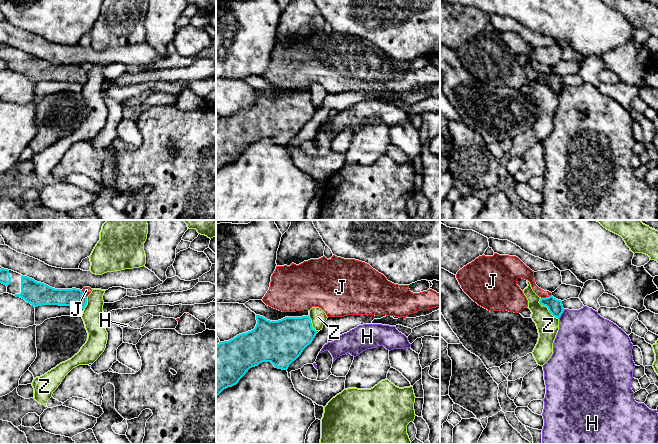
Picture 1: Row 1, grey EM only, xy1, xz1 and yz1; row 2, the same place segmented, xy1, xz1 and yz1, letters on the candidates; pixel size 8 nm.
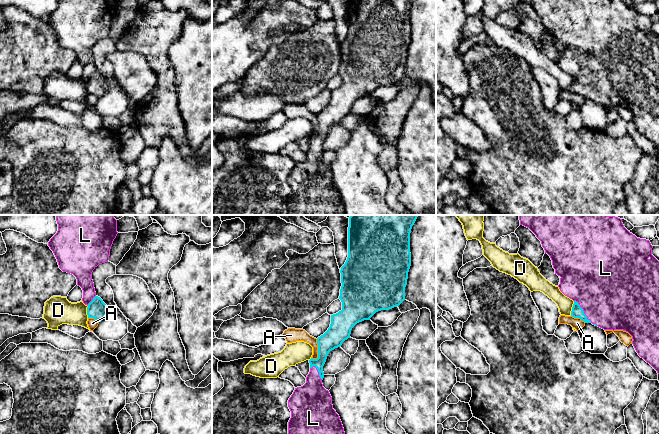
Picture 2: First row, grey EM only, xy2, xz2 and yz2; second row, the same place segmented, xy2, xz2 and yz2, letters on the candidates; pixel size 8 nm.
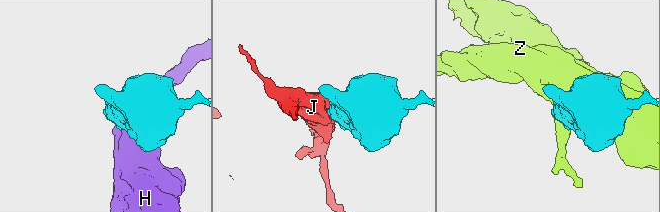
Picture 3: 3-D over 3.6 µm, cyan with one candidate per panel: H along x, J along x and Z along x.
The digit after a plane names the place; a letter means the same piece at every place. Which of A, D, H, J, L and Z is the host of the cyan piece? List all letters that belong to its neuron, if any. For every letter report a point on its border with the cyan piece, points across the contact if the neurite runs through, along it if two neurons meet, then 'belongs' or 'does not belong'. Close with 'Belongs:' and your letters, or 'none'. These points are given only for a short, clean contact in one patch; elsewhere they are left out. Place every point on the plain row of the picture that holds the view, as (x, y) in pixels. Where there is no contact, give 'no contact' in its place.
A: contact xz2 (318, 126); border xz2 (317, 115), (317, 133), (313, 135); does not belong
D: contact yz2 (572, 84); border yz2 (574, 77), (570, 91); does not belong
H: contact yz1 (561, 89); border yz1 (564, 85), (558, 94); does not belong
J: contact yz1 (546, 73); does not belong
L: contact yz2 (583, 87); way yz2 (577, 88), (583, 87), (609, 70); belongs
Z: contact yz1 (547, 83); border yz1 (540, 74), (539, 78), (558, 95); does not belong
Belongs: L

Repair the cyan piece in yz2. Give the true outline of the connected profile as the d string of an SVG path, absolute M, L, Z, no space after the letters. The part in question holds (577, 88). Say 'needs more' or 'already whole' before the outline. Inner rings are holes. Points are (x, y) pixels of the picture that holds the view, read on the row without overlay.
needs more; M520 0L529 4L541 17L542 23L551 36L555 50L560 52L560 67L574 77L571 92L585 99L592 99L604 106L623 106L632 112L632 120L638 129L659 150L659 37L652 31L649 16L637 14L623 0Z

